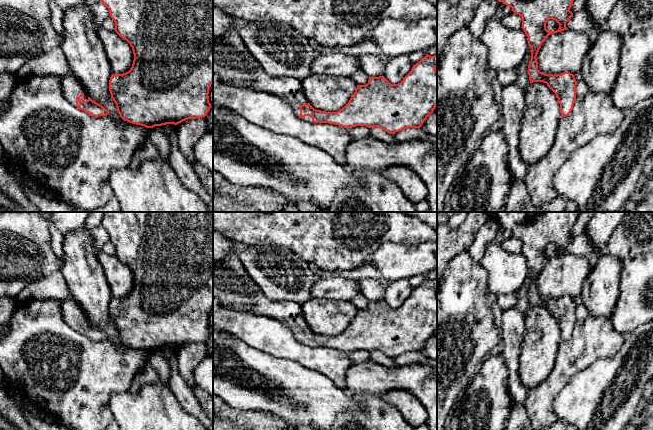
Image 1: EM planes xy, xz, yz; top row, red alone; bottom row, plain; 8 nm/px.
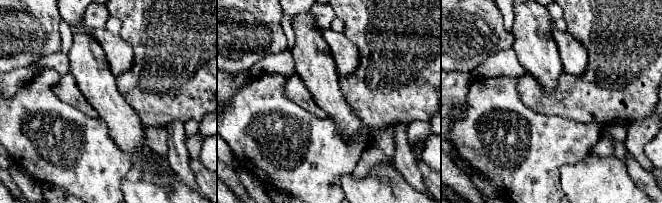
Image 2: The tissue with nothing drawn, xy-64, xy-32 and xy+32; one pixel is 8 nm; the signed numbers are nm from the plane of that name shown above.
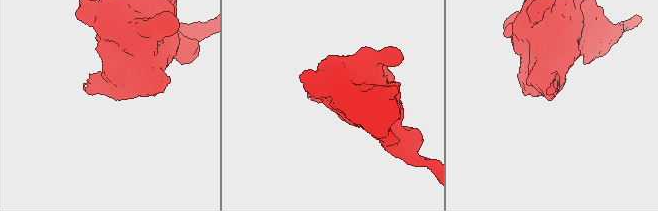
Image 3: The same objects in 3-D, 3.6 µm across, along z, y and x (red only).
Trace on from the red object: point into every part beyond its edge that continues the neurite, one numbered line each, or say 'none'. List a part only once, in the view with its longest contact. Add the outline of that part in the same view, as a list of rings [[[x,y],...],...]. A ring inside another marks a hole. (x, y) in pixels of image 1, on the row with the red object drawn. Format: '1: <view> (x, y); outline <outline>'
1: xy (71, 87); outline [[[71,72],[62,77],[61,89],[66,100],[74,106],[76,106],[77,97],[81,101],[88,100],[88,95],[83,85]]]

